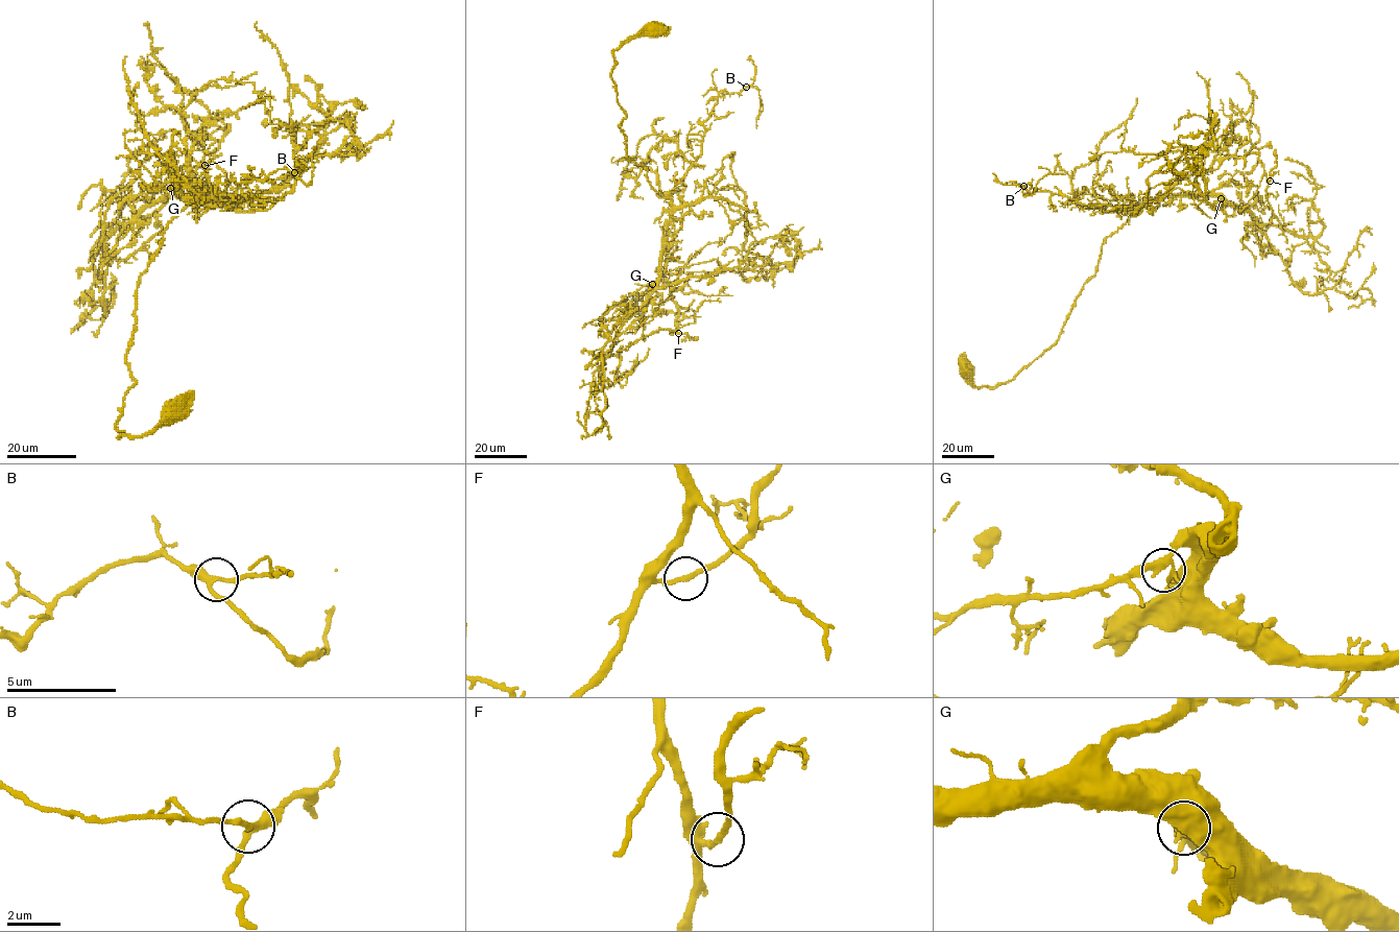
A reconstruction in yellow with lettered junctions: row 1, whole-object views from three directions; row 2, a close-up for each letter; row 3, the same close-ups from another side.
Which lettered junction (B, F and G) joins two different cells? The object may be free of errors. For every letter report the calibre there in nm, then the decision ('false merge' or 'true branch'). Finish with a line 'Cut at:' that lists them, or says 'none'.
B: calibre 220 nm; true branch
F: calibre 200 nm; true branch
G: calibre 260 nm; true branch
Cut at: none

